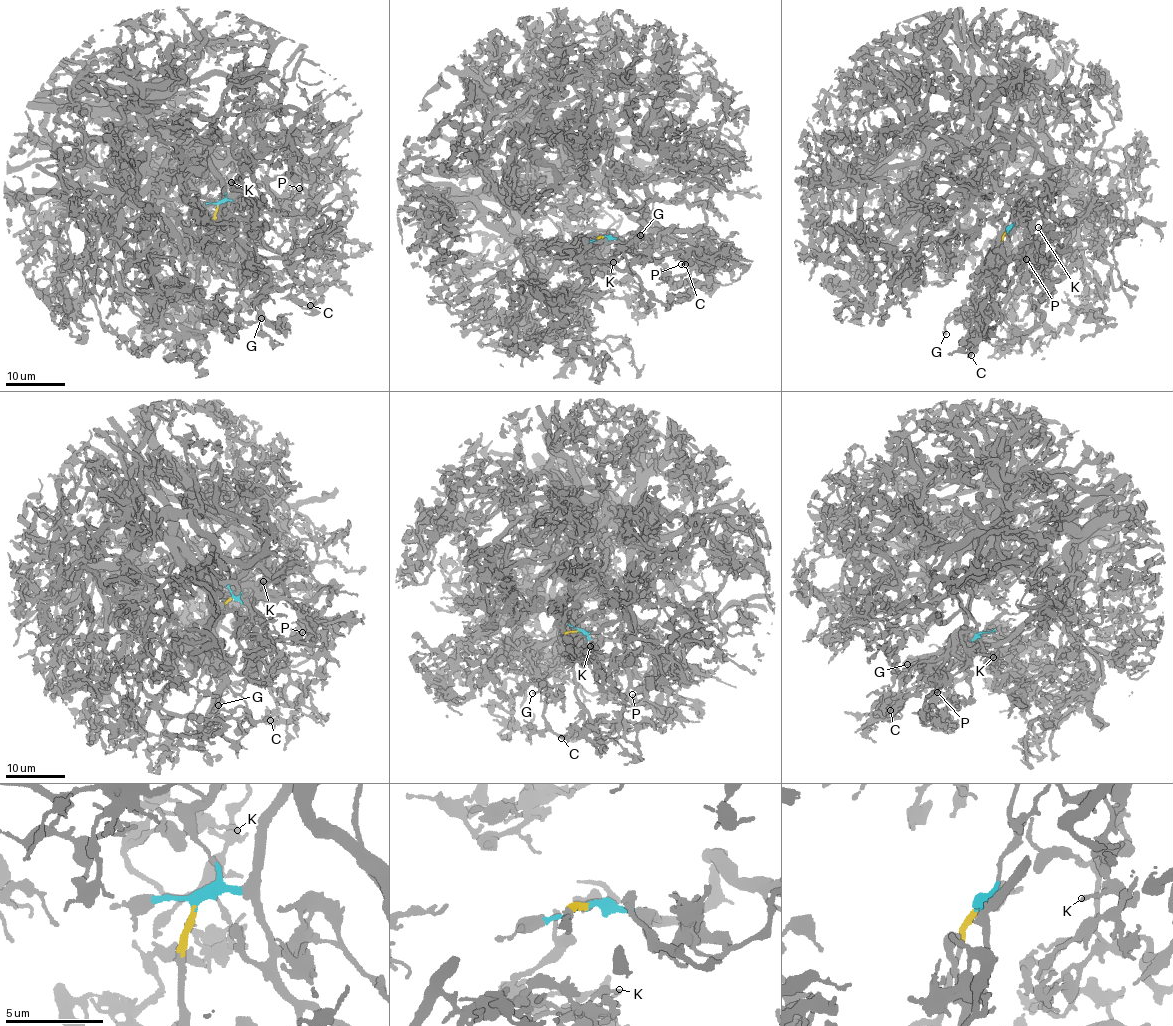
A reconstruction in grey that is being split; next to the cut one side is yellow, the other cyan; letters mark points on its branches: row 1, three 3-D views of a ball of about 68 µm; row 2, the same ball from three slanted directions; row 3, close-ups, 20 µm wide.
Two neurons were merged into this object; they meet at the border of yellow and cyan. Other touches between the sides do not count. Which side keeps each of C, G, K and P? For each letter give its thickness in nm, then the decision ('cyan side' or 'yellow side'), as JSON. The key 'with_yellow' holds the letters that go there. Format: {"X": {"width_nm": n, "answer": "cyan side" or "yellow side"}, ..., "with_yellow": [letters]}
{"C": {"width_nm": 300, "answer": "cyan side"}, "G": {"width_nm": 240, "answer": "cyan side"}, "K": {"width_nm": 170, "answer": "cyan side"}, "P": {"width_nm": 170, "answer": "cyan side"}, "with_yellow": []}

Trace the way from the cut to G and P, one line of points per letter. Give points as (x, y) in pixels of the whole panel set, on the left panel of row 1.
G: (218, 206), (226, 201), (235, 203), (241, 224), (269, 274), (256, 290), (261, 318)
P: (218, 206), (235, 196), (244, 174), (277, 143), (289, 154), (289, 162), (302, 180), (299, 189)

